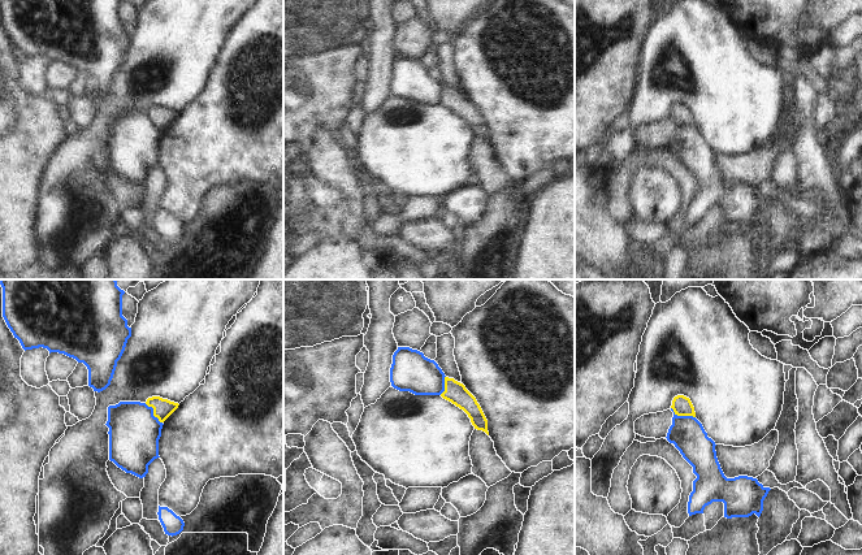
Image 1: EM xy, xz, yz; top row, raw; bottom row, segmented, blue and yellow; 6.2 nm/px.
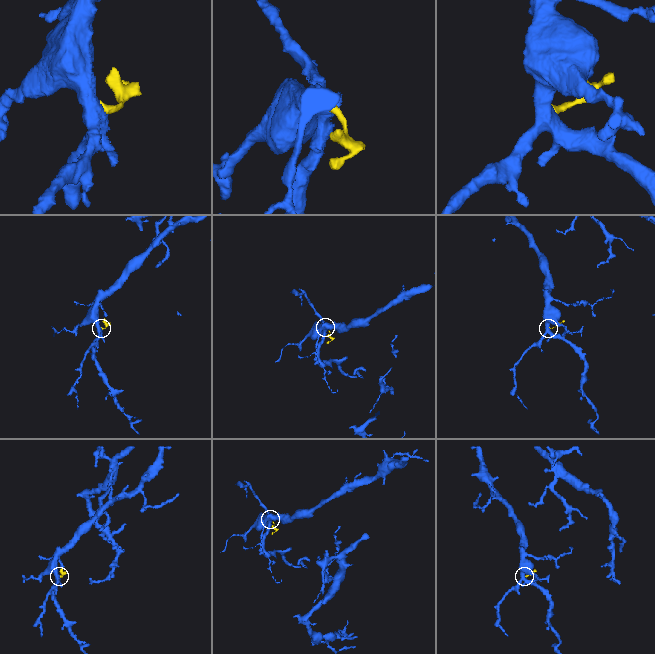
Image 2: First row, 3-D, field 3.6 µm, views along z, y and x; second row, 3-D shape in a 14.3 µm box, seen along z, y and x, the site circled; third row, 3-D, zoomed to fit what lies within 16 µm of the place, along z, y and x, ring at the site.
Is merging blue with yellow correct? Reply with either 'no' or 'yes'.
no

